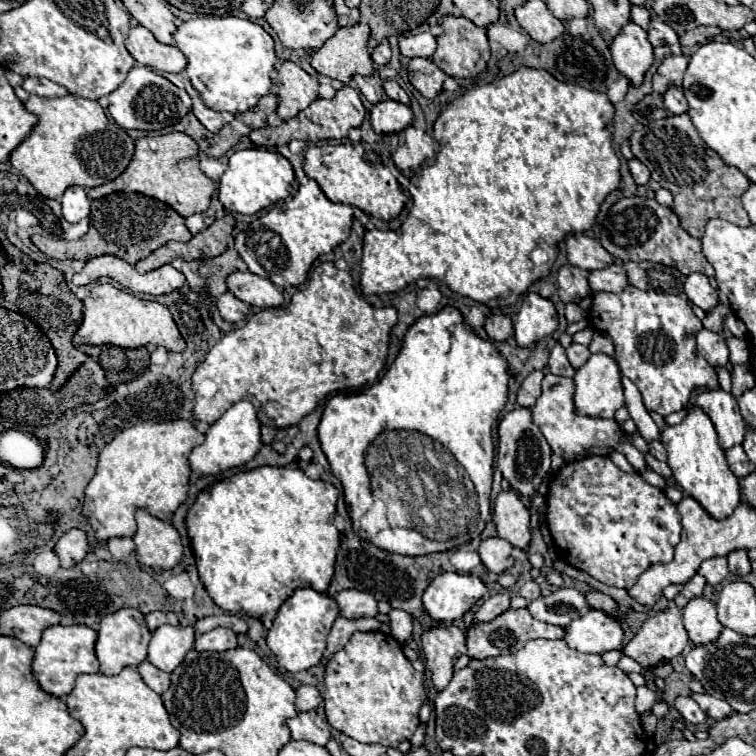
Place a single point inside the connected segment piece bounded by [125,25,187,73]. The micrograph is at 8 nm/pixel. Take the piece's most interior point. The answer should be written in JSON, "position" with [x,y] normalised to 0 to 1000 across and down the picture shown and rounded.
{"position":[192,65]}

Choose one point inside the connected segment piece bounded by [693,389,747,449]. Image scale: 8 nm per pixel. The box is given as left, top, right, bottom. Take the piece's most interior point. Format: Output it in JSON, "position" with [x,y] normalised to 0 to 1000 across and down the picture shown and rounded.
{"position":[954,538]}

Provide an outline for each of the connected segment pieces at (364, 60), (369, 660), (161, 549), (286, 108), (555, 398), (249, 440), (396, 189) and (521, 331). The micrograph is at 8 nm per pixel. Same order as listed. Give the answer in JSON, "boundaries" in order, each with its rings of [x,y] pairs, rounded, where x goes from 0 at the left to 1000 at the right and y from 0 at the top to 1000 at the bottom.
{"boundaries":[[[[472,30],[467,36],[451,36],[435,54],[430,54],[430,60],[422,67],[414,70],[411,89],[419,97],[448,104],[454,110],[462,110],[470,97],[493,99],[496,89],[493,89],[493,78],[488,73],[488,65],[485,65],[485,54],[488,54],[488,36],[485,33]]],[[[504,835],[491,837],[467,837],[462,851],[440,866],[433,880],[430,893],[430,943],[433,954],[459,975],[478,983],[501,983],[509,988],[525,988],[530,980],[541,980],[554,959],[554,938],[565,925],[562,890],[546,885],[544,874],[533,866],[530,851],[525,851],[517,840]]],[[[189,673],[179,679],[179,687],[181,705],[176,716],[181,742],[200,753],[229,753],[242,737],[242,721],[234,700],[224,689],[205,687]]],[[[377,81],[372,86],[364,107],[366,107],[366,126],[369,126],[366,152],[374,160],[388,157],[396,147],[409,142],[419,131],[422,107],[385,81]]],[[[721,491],[716,504],[716,525],[710,528],[708,538],[702,541],[705,560],[721,575],[731,599],[742,602],[747,610],[758,610],[774,604],[782,591],[816,591],[821,565],[811,554],[784,554],[784,552],[766,552],[758,544],[758,501],[739,499]]],[[[329,530],[311,533],[306,541],[300,541],[292,549],[290,557],[284,557],[276,565],[276,570],[271,575],[271,583],[253,597],[253,602],[250,602],[253,626],[258,626],[263,631],[290,628],[292,623],[300,623],[300,620],[308,620],[308,618],[316,618],[316,615],[332,610],[345,591],[343,570],[345,570],[345,562],[340,557],[337,538]]],[[[451,189],[451,192],[414,192],[403,200],[401,226],[406,234],[417,237],[425,253],[440,269],[467,271],[491,287],[504,292],[522,290],[538,269],[536,255],[525,239],[525,221],[515,200],[501,189]]],[[[697,388],[681,425],[681,451],[687,459],[702,459],[737,435],[737,411],[726,396]]]]}

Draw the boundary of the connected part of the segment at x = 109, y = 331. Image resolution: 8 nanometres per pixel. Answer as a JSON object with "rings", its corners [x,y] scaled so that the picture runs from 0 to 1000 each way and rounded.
{"rings":[[[144,374],[126,377],[118,393],[110,398],[110,427],[97,446],[99,456],[152,456],[163,462],[184,462],[192,456],[213,456],[224,464],[245,464],[245,451],[224,414],[213,401],[192,398],[179,390],[171,390]]]}

